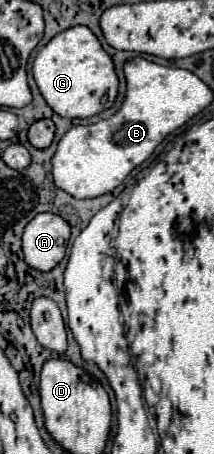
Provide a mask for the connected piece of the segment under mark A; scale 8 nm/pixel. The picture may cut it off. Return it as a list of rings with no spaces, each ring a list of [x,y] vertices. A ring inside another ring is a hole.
[[[37,214],[23,232],[25,262],[41,272],[53,270],[65,258],[65,240],[69,242],[71,226],[61,216]]]

